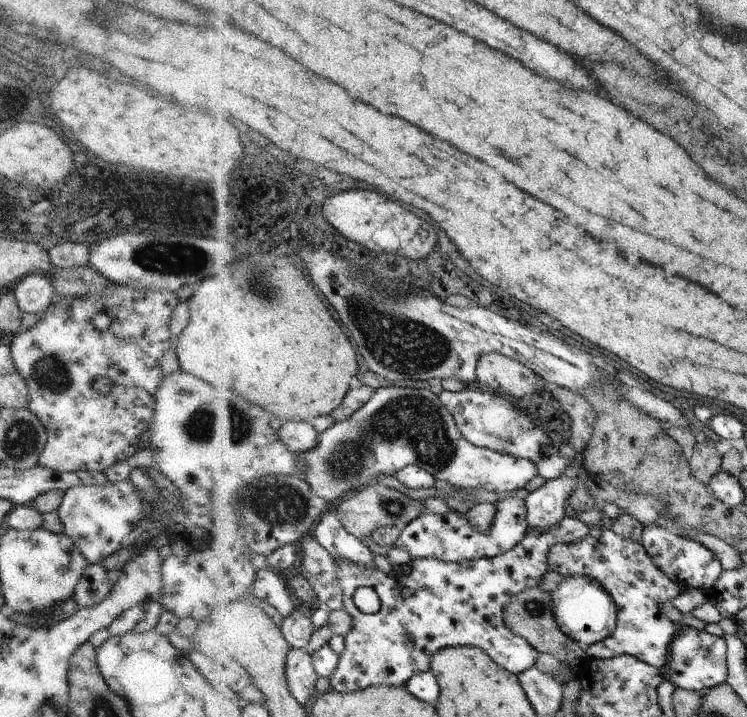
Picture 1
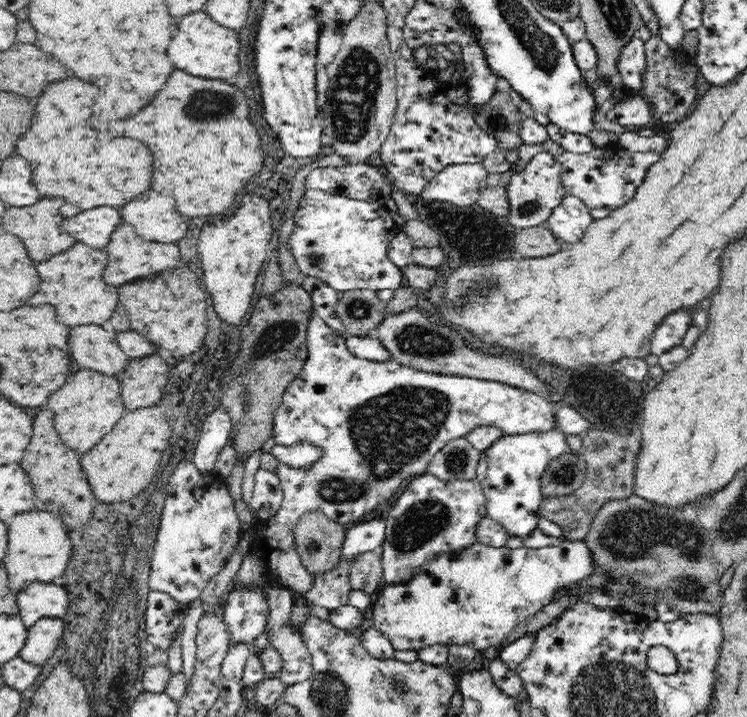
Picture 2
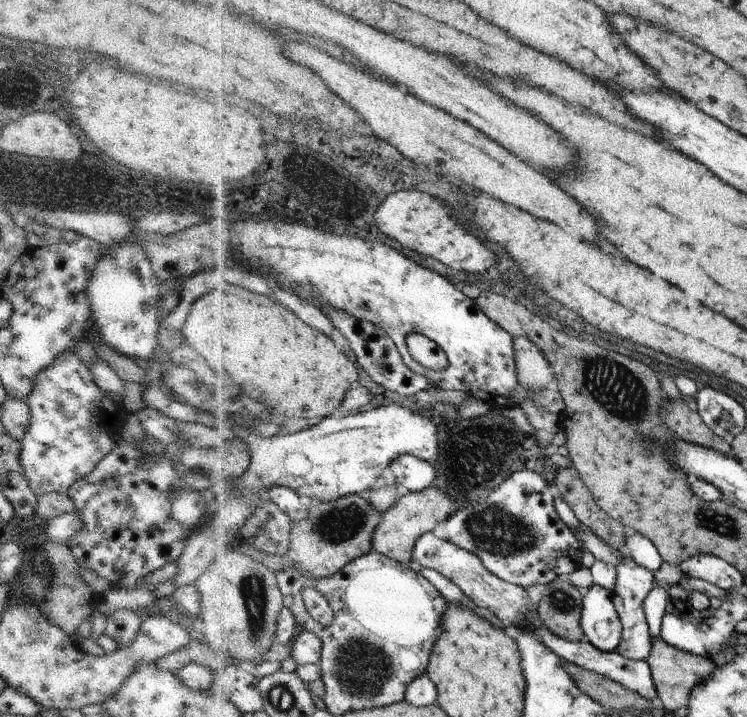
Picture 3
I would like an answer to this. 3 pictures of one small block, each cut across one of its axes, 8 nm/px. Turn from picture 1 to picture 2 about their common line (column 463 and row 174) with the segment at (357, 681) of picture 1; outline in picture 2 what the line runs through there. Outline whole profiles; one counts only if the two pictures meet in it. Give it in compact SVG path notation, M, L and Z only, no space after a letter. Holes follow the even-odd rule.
M548 137L544 142L534 146L528 156L524 152L528 152L526 144L520 148L522 162L526 162L532 154L538 154L538 152L551 154L562 166L561 181L567 193L578 197L590 209L609 208L612 210L620 208L636 194L638 186L644 182L648 169L652 164L662 160L665 150L634 152L628 148L622 148L612 152L604 146L596 148L590 154L580 154L564 149L560 143Z

